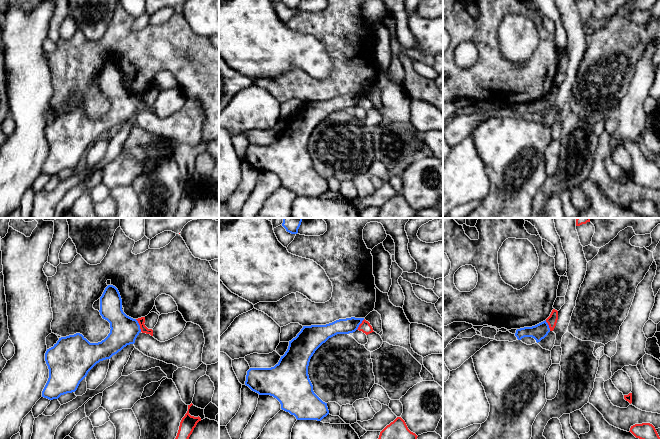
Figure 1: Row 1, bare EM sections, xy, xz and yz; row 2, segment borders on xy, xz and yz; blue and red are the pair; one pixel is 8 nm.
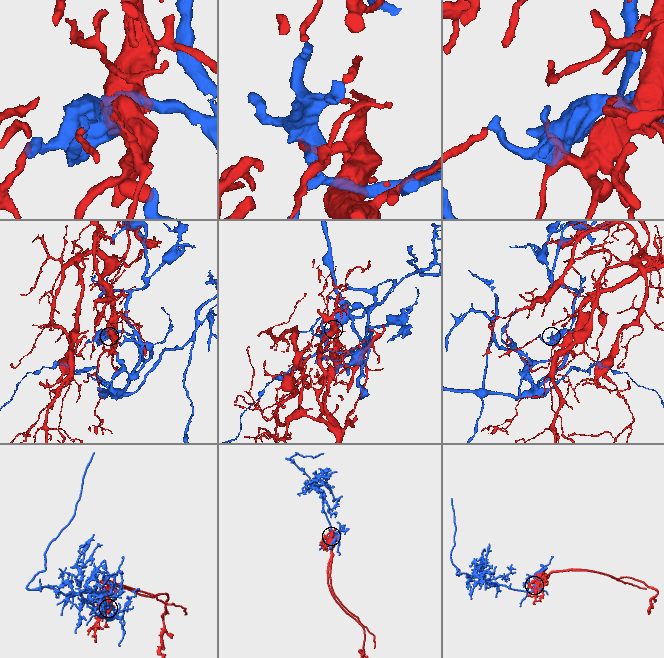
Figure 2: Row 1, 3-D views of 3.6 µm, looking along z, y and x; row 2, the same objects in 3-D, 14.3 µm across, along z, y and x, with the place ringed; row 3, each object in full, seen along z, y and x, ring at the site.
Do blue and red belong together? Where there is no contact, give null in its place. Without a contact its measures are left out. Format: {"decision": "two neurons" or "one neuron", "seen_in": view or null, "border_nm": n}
{"decision": "two neurons", "seen_in": "xy", "border_nm": 120}

